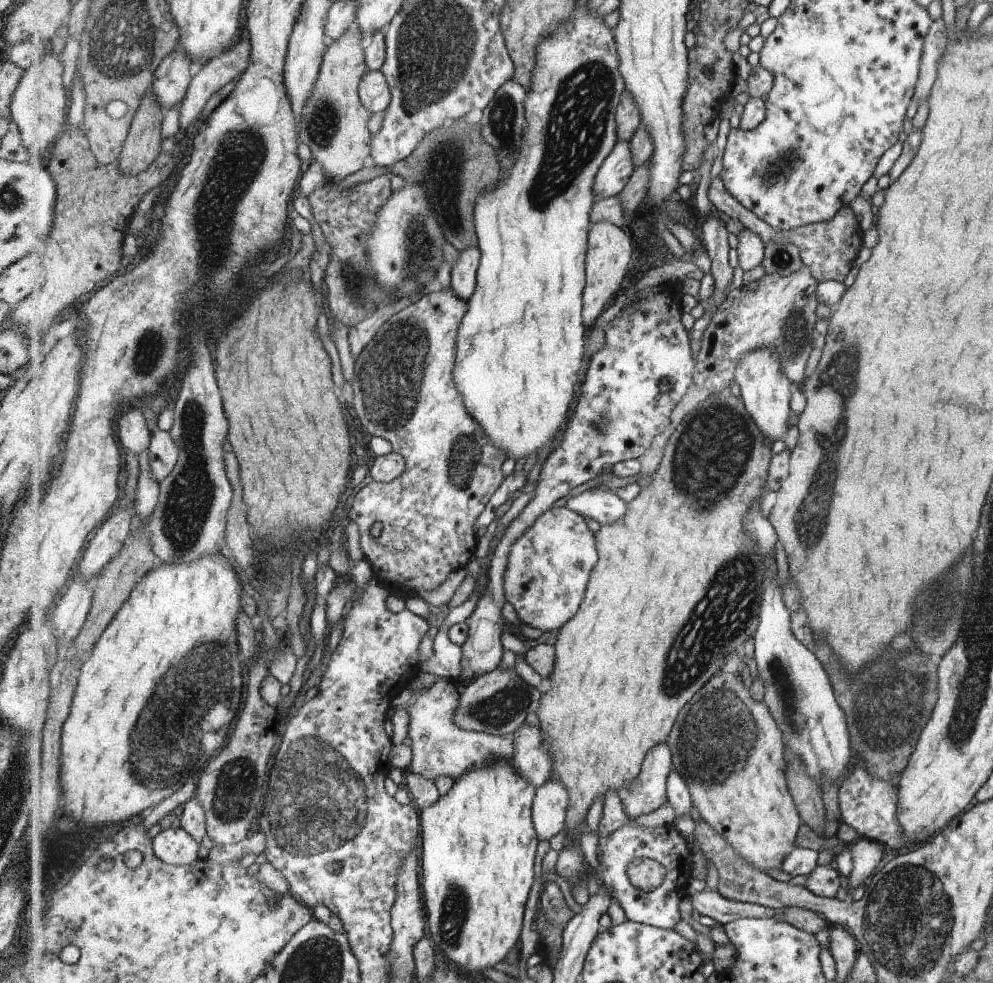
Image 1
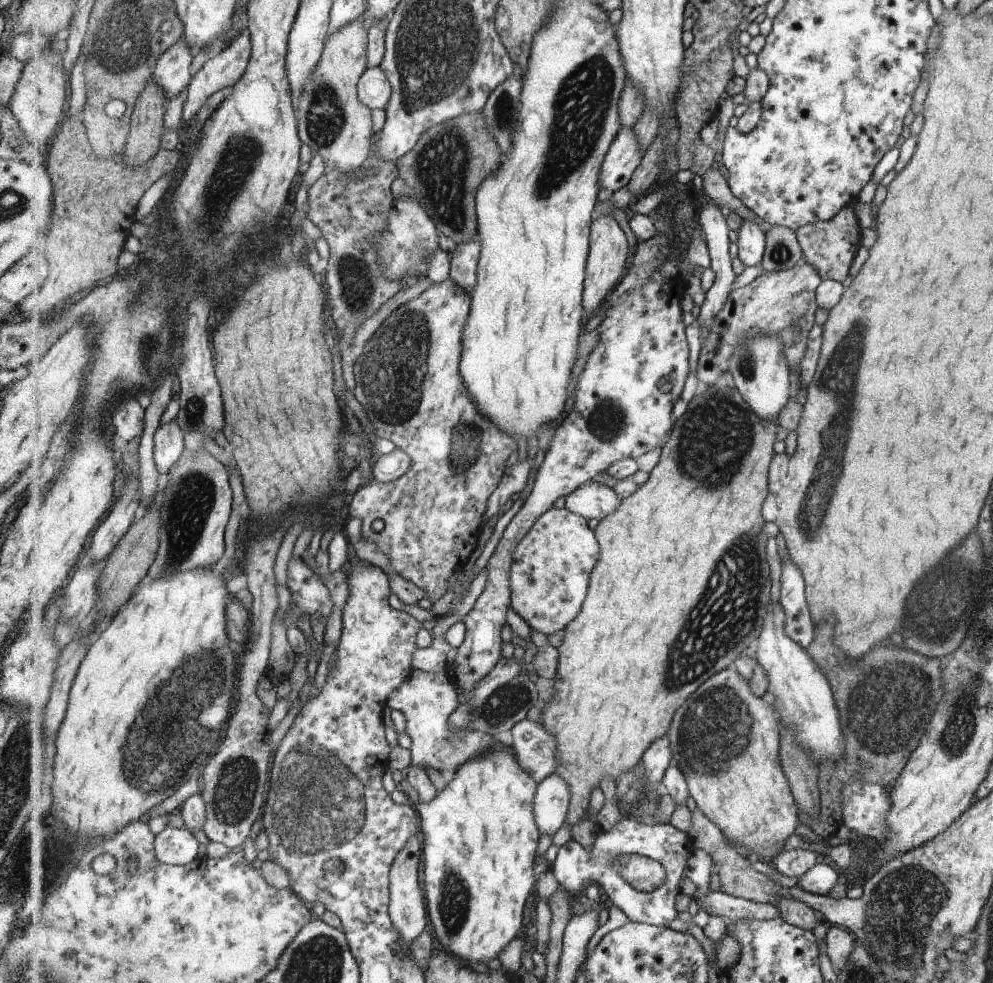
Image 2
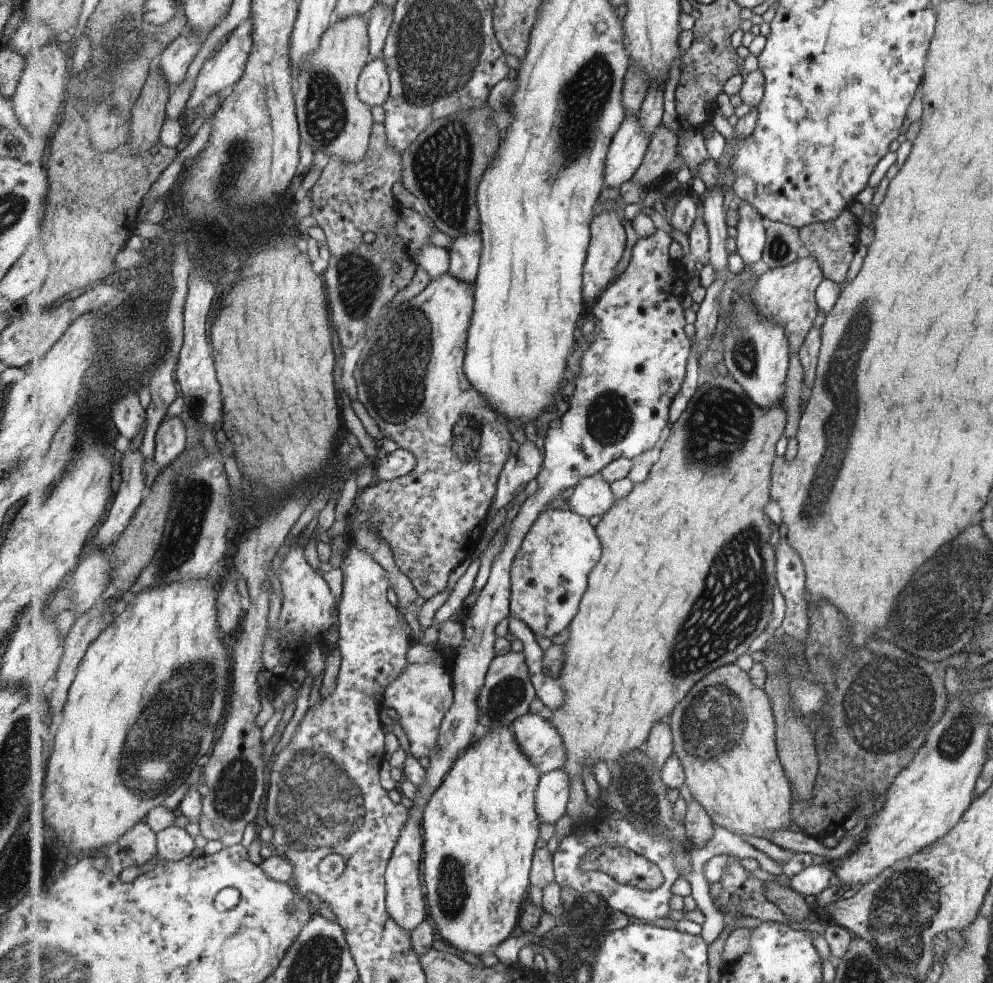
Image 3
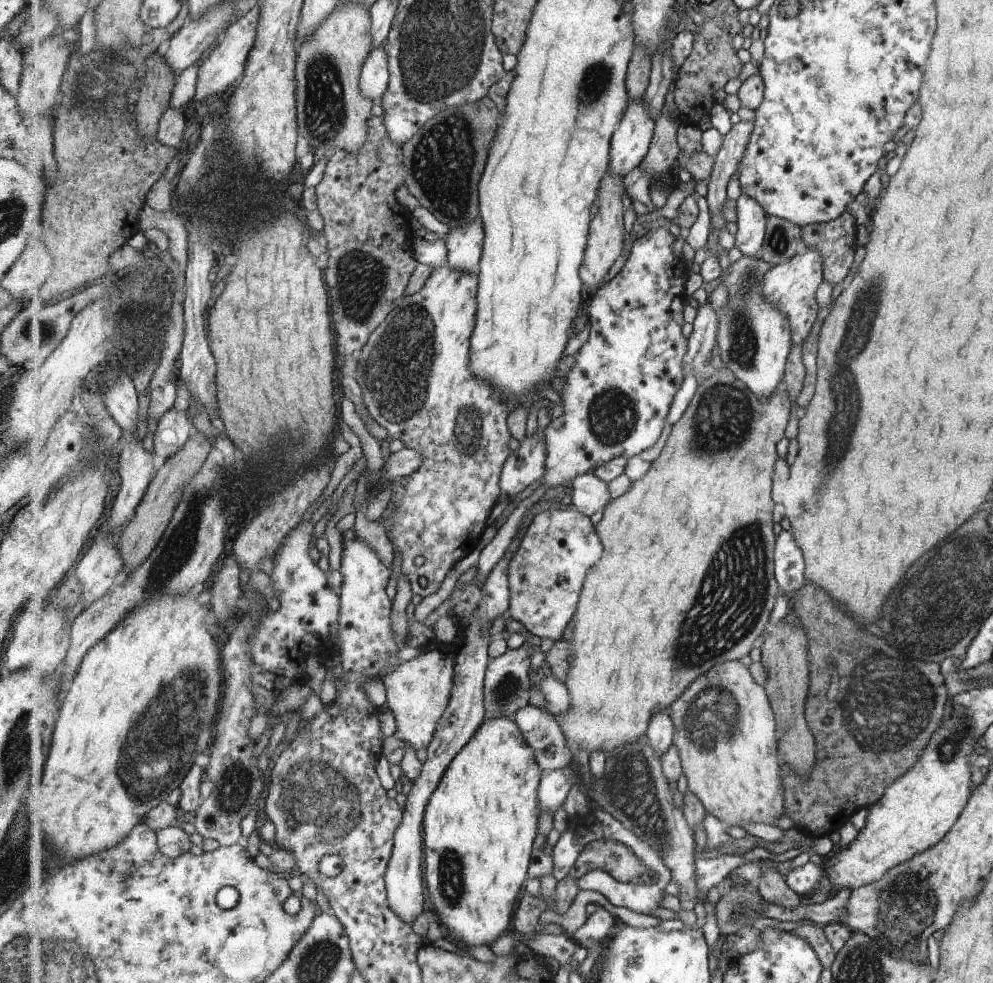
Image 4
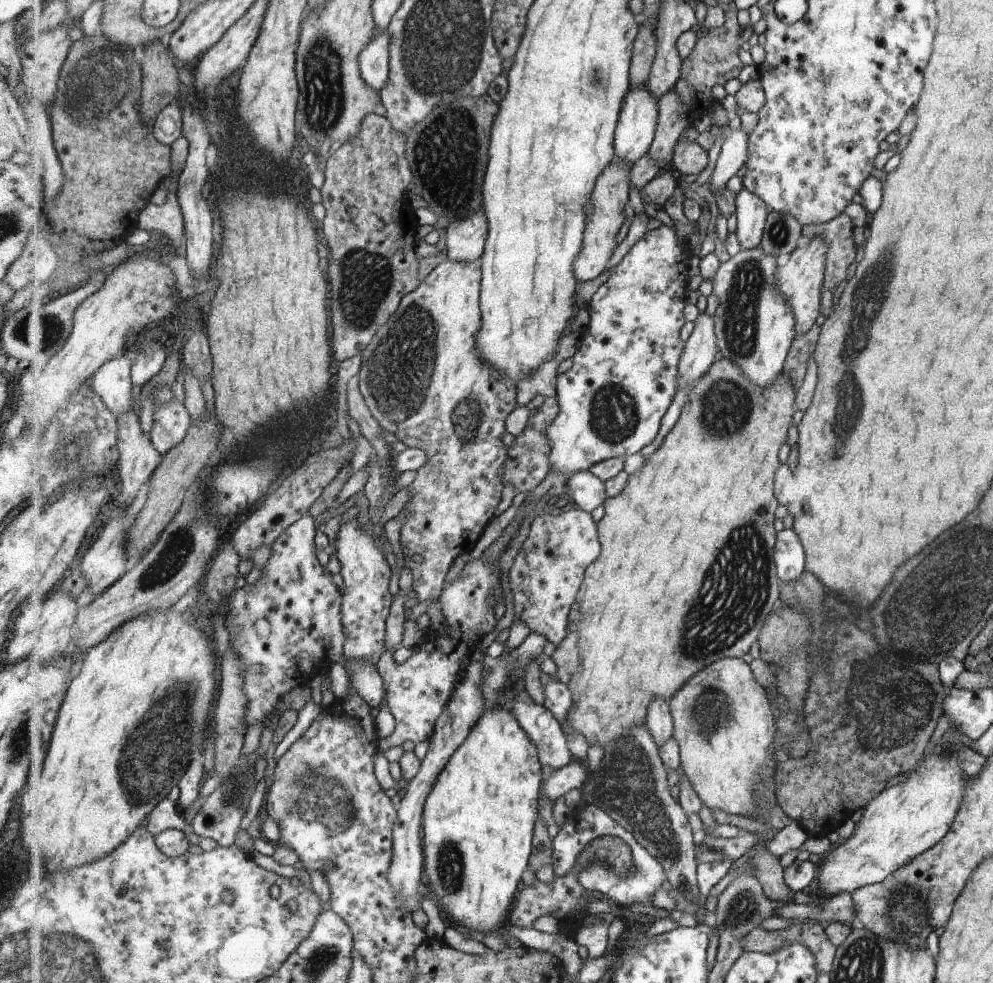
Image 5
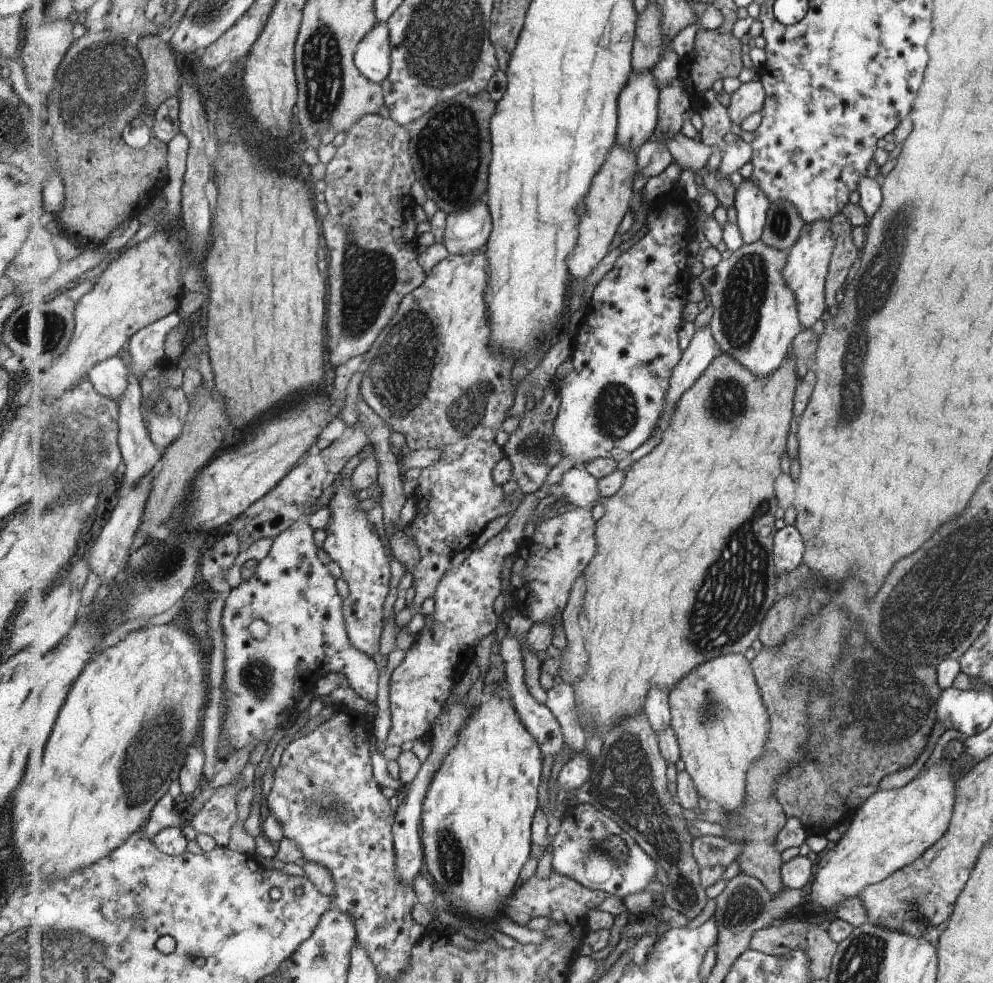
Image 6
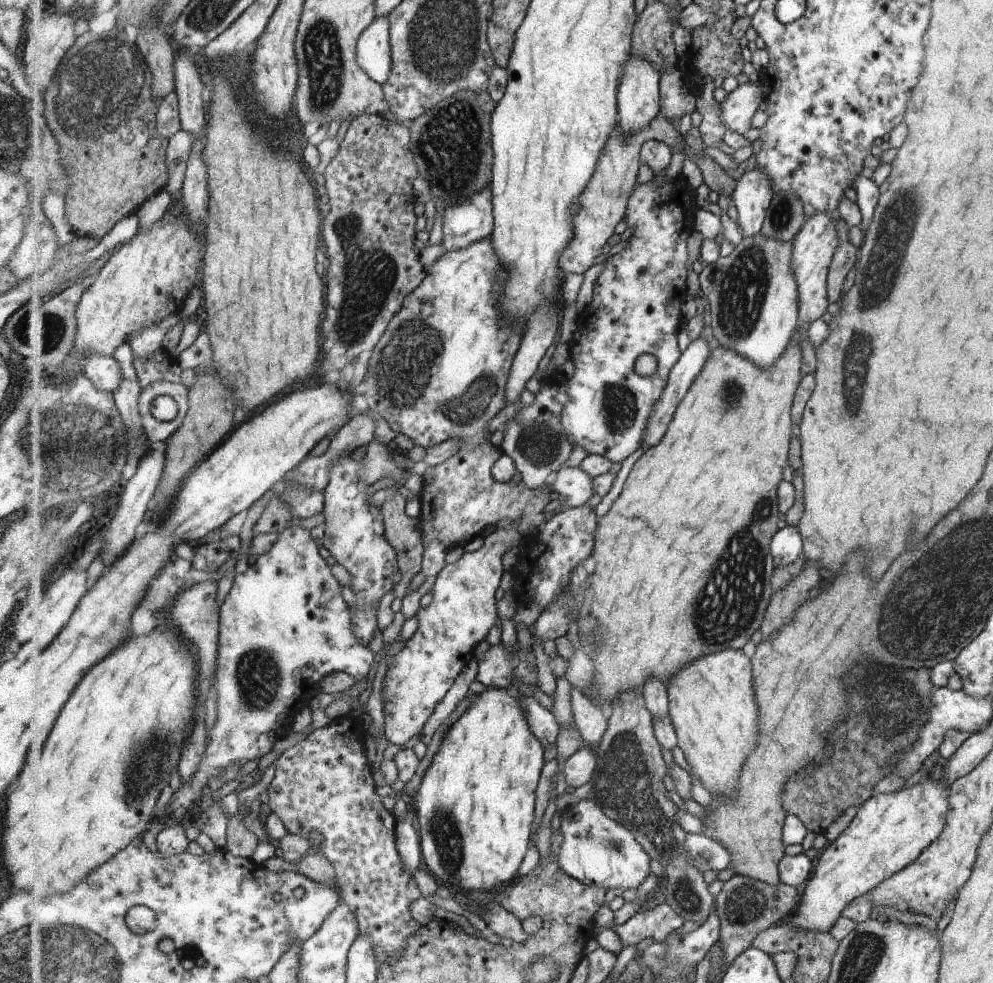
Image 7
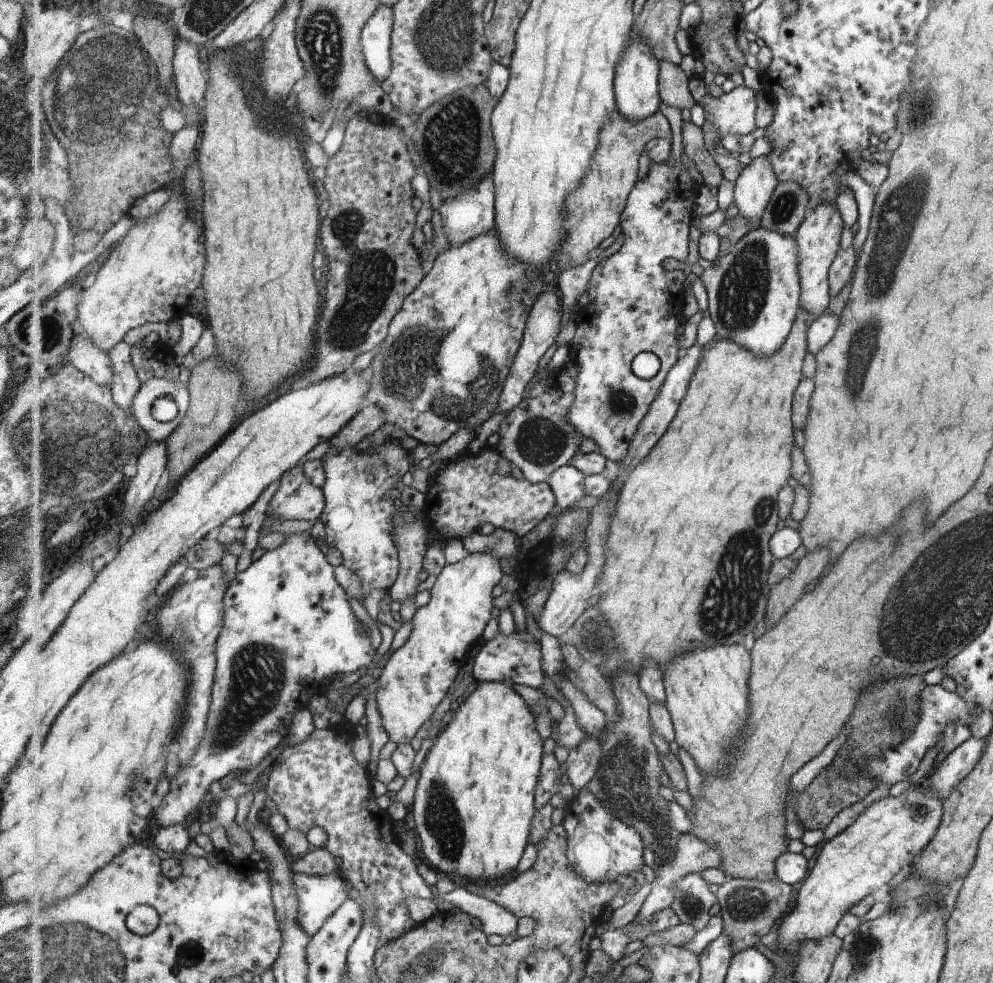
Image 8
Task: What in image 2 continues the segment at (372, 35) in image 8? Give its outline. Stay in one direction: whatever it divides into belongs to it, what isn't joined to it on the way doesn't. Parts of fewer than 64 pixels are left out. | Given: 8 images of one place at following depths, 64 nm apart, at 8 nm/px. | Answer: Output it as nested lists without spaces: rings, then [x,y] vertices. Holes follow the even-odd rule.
[[[382,65],[371,67],[363,73],[358,84],[358,97],[369,108],[385,110],[391,100],[392,84],[387,78]]]

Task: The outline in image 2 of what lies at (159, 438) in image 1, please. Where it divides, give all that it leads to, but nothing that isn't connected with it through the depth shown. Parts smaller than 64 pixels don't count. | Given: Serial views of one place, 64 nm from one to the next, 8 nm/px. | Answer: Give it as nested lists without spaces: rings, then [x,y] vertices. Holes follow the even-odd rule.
[[[177,418],[159,427],[154,441],[154,459],[164,479],[177,464],[186,447],[185,433],[181,430]]]

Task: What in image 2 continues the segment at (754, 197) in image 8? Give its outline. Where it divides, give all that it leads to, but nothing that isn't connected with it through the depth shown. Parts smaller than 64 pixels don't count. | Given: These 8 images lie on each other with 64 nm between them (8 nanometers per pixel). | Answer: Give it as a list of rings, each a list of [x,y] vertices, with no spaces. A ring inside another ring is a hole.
[[[745,219],[738,232],[738,256],[745,266],[760,267],[767,249],[766,232],[757,222]]]

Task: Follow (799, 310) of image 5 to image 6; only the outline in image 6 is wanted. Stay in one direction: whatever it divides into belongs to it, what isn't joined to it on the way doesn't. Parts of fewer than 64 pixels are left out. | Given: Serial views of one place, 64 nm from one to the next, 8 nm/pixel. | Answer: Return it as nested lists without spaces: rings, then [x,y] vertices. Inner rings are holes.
[[[819,219],[809,224],[809,231],[803,231],[799,240],[789,250],[788,263],[784,275],[788,285],[794,290],[798,300],[798,313],[804,328],[811,328],[815,322],[826,318],[825,278],[835,250],[835,237],[831,220]]]

